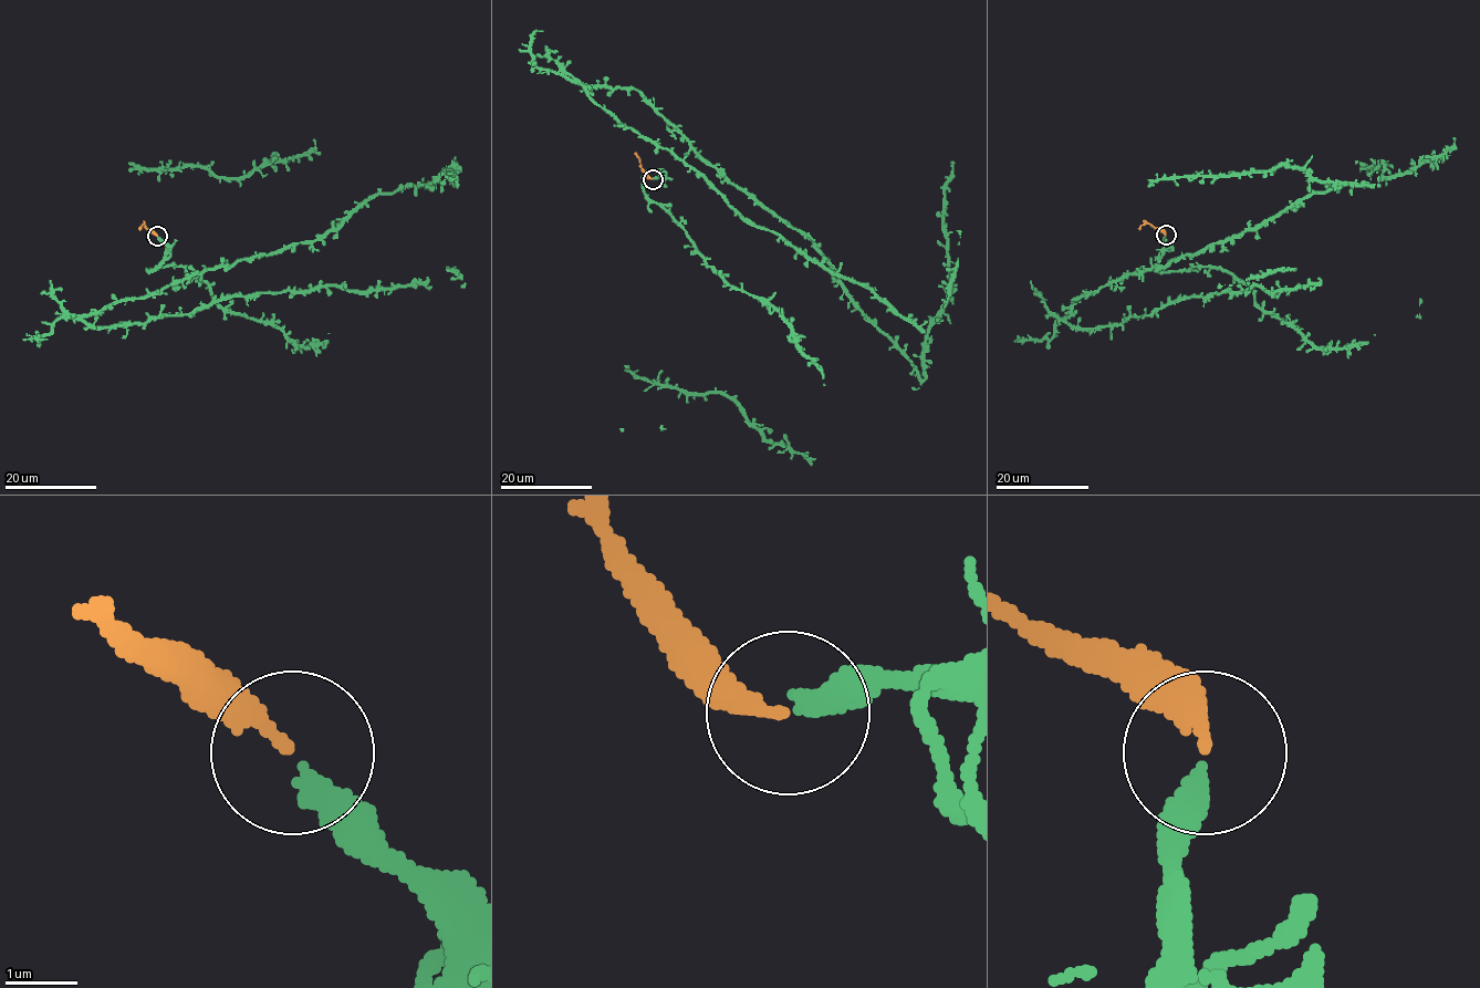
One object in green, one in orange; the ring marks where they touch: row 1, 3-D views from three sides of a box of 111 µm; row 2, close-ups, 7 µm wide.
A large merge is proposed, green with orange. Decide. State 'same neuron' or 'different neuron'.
same neuron

